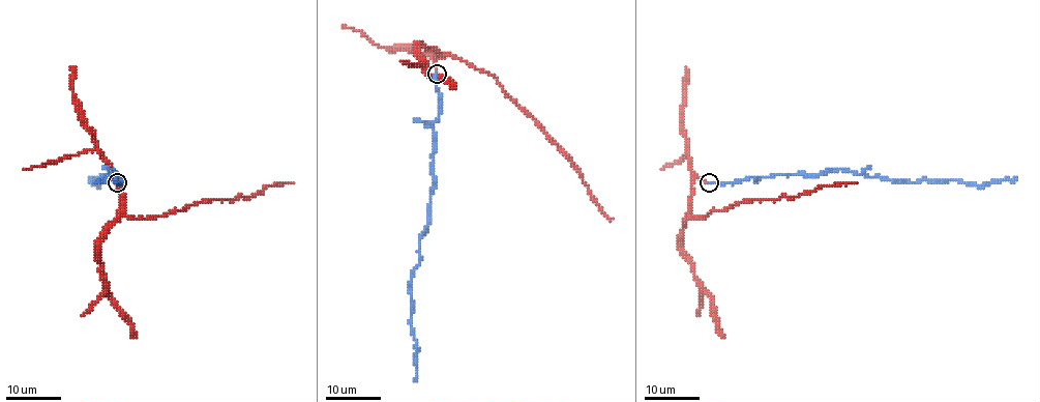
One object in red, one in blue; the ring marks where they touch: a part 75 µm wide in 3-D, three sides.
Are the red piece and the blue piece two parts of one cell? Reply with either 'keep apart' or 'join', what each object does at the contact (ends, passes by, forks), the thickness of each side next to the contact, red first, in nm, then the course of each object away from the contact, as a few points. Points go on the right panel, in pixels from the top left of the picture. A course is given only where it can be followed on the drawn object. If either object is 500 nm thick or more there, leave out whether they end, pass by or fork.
join; red ends there; blue ends there; 180 nm thick on the red side, 280 nm on the other; red runs (710, 182), (694, 179), (689, 216), (691, 218), (724, 211), (744, 201), (795, 197), (822, 187), (855, 182); blue runs (710, 182), (731, 183), (802, 174), (819, 176), (848, 170), (905, 182), (925, 179), (987, 184), (1016, 178)

